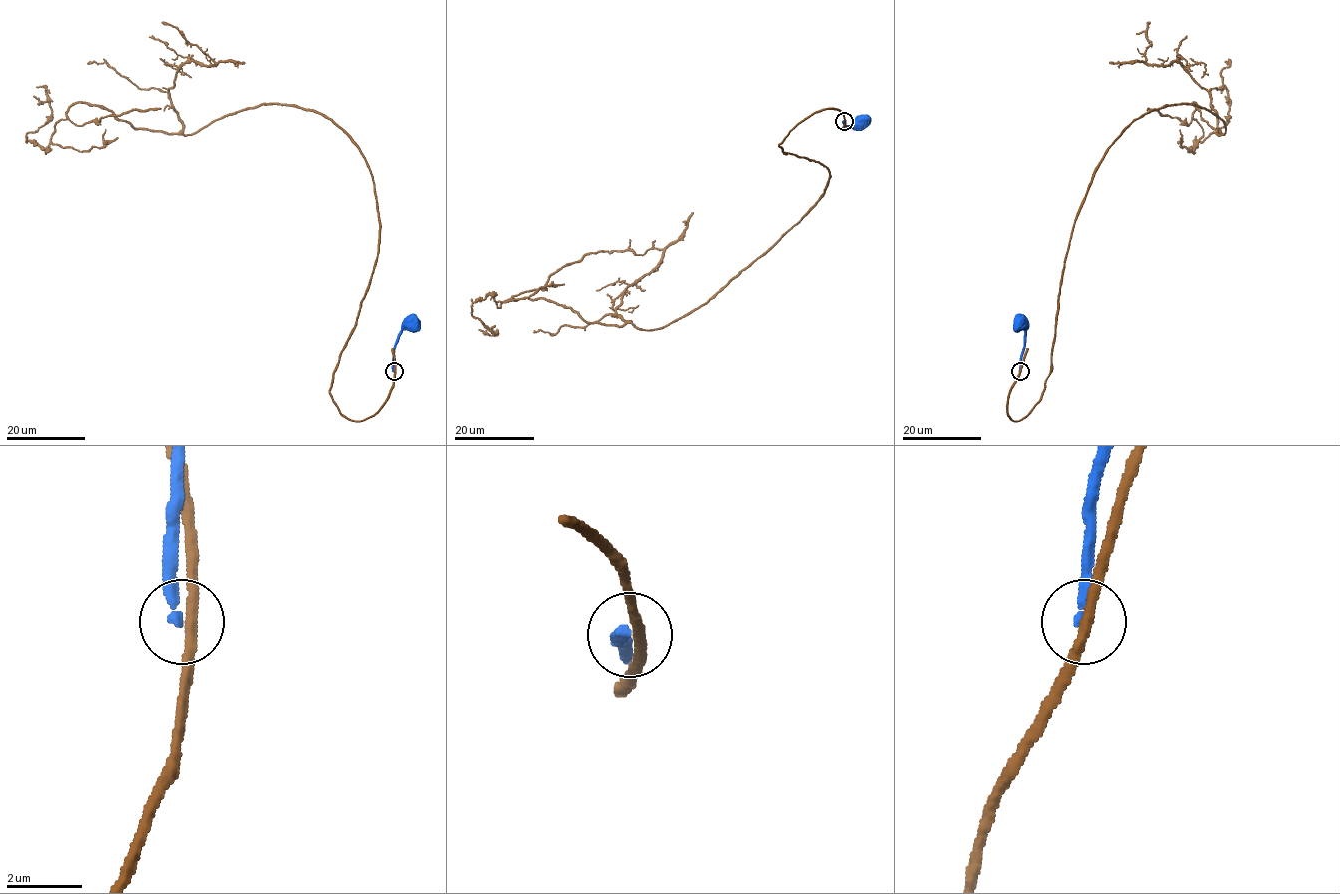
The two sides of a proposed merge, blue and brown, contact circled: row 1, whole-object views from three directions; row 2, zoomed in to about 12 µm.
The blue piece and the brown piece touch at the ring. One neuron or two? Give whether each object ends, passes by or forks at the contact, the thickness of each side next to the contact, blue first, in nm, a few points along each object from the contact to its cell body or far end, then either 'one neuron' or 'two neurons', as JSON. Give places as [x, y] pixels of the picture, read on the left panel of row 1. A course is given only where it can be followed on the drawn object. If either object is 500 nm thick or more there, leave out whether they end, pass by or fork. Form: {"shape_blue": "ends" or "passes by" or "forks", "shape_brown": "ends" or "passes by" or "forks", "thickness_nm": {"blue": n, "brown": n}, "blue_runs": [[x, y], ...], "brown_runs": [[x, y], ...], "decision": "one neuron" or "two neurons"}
{"shape_blue": "ends", "shape_brown": "passes by", "thickness_nm": {"blue": 280, "brown": 280}, "blue_runs": [[393, 371], [393, 348], [397, 336], [415, 324]], "brown_runs": [[394, 371], [362, 420], [331, 399], [380, 224], [330, 120], [77, 102], [45, 149], [36, 87]], "decision": "two neurons"}

